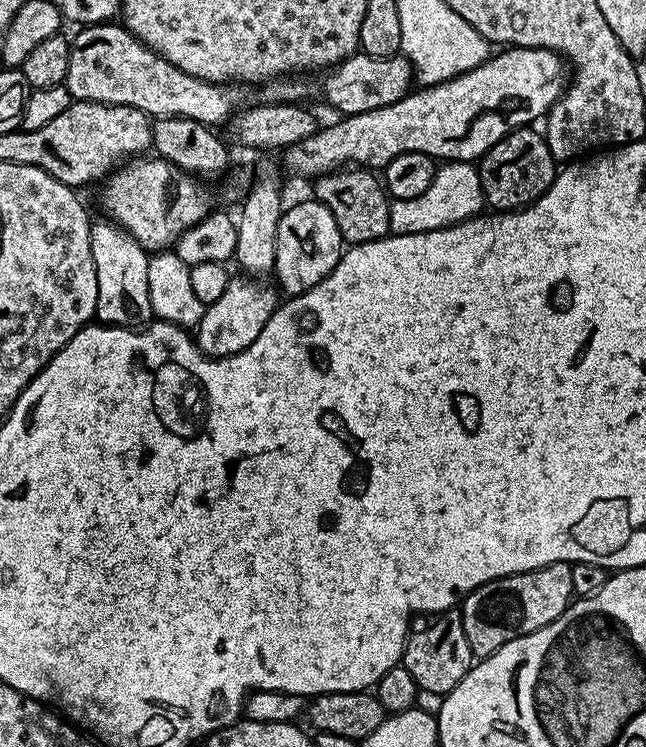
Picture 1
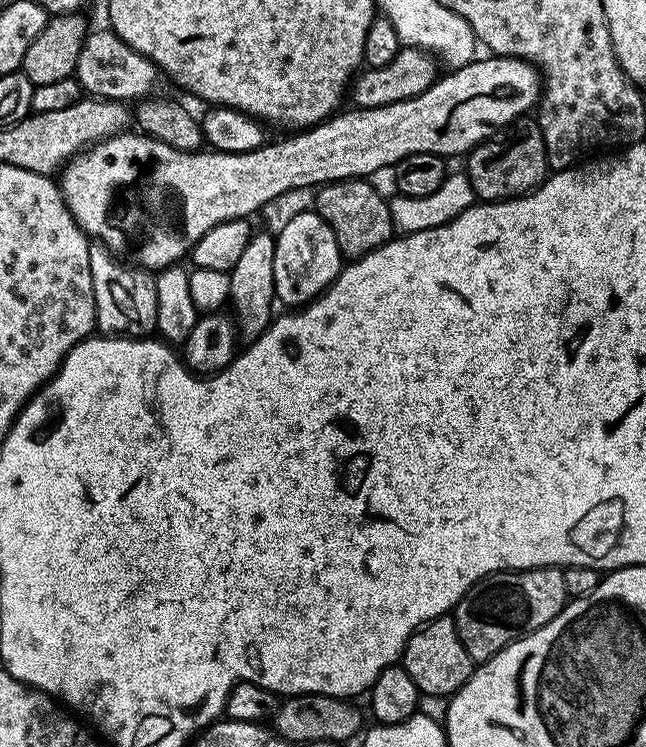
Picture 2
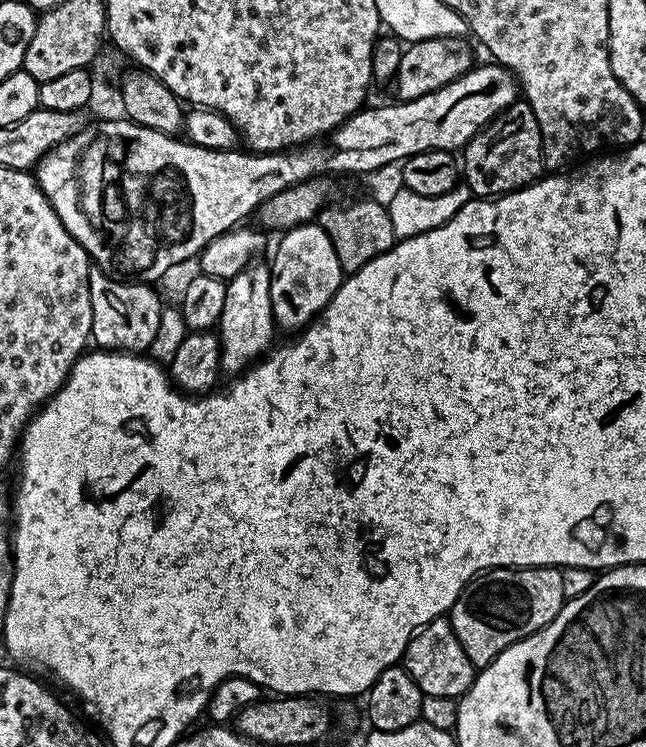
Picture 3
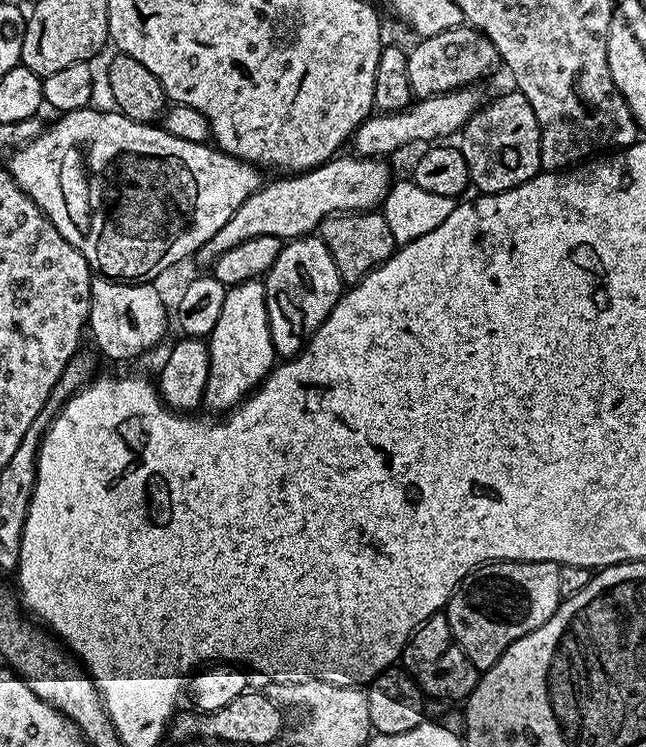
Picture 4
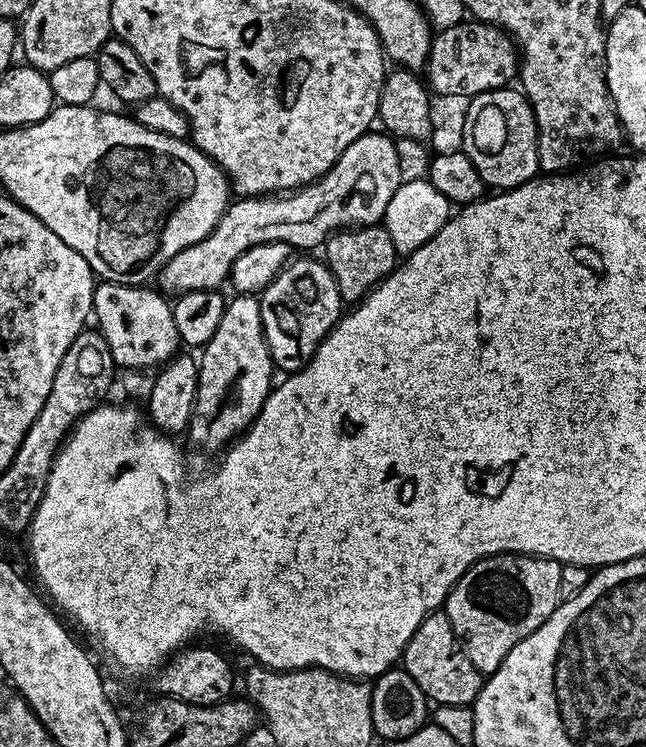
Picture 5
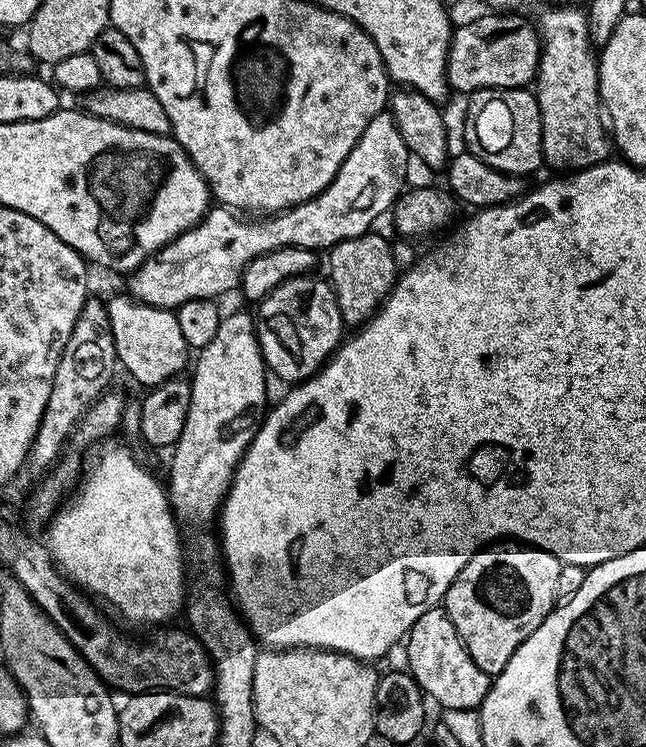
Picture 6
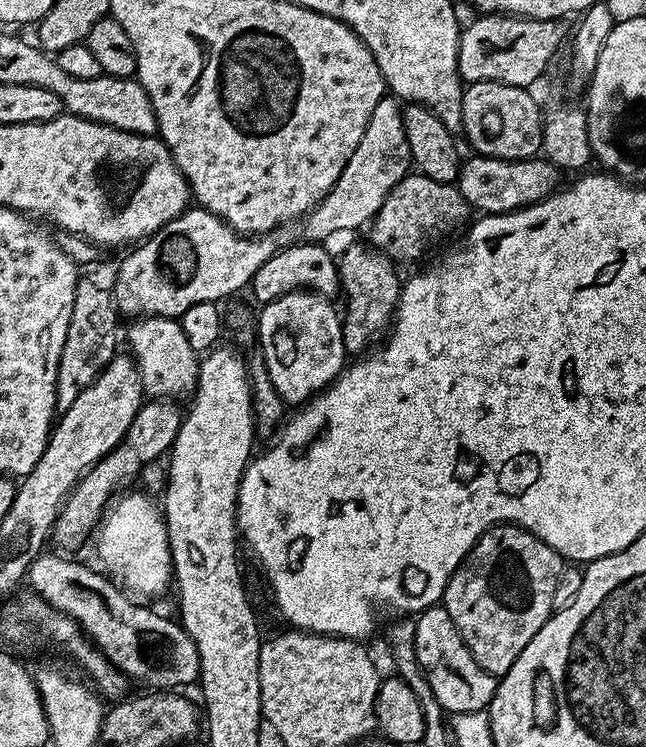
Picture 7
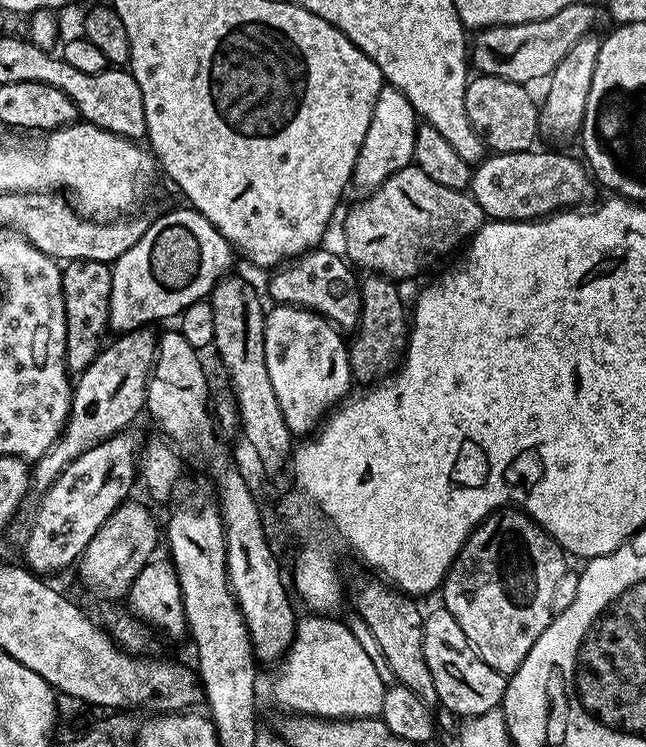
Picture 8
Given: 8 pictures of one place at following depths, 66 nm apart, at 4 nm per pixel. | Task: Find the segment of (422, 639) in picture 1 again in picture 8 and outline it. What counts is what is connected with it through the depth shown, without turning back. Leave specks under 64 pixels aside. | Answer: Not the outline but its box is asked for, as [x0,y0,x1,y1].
[424,606,505,718]

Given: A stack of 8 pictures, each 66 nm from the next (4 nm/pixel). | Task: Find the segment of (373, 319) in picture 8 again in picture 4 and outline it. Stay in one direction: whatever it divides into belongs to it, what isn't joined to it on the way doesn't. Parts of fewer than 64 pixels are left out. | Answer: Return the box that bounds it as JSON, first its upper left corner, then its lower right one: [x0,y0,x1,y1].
[318,210,398,286]

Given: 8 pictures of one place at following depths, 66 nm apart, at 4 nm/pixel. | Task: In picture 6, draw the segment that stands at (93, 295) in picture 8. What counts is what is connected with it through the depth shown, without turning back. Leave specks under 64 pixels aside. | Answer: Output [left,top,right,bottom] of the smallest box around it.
[2,298,118,501]

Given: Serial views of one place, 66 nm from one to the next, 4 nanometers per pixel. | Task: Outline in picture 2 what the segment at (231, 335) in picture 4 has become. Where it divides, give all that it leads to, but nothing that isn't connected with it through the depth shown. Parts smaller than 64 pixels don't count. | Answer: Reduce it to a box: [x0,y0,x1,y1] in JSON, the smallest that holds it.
[228,231,278,342]

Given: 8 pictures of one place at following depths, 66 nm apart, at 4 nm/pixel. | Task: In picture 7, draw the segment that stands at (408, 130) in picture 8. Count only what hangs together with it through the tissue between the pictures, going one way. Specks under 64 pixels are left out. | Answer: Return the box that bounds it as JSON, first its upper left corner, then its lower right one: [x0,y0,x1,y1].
[303,94,413,242]

